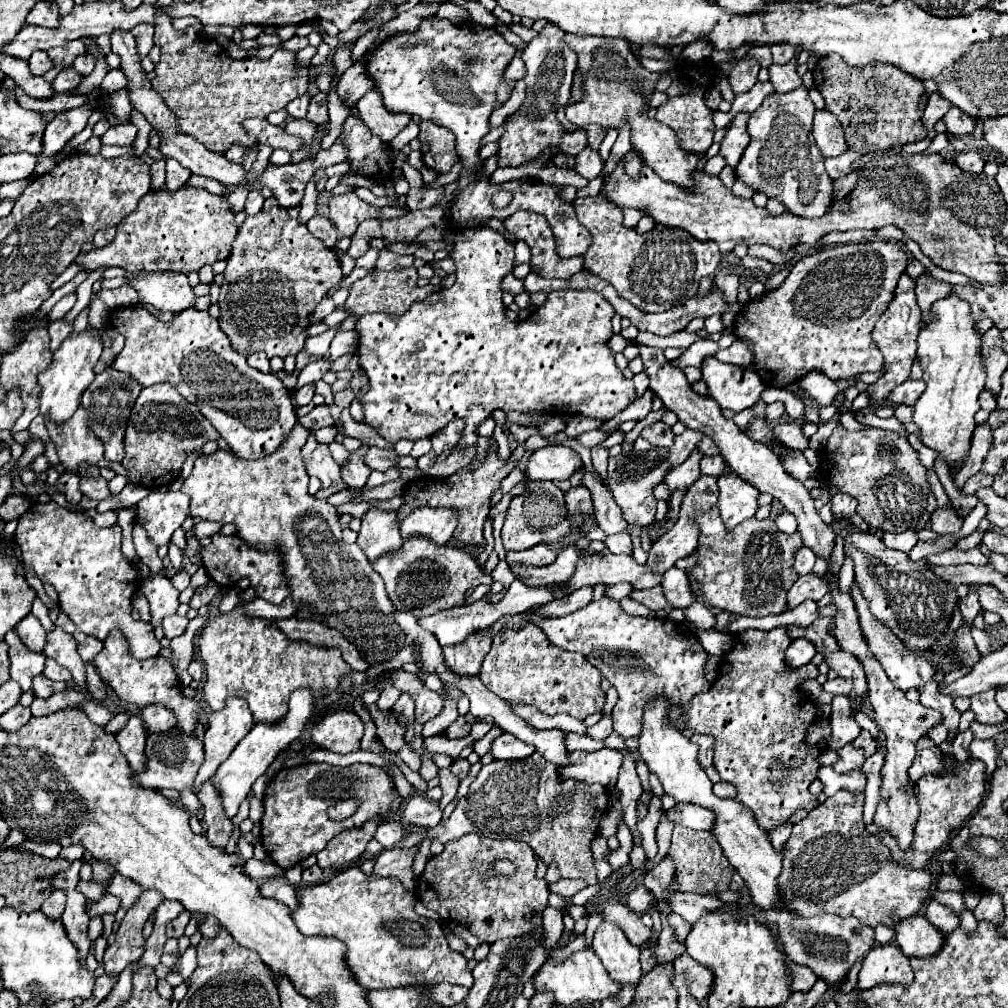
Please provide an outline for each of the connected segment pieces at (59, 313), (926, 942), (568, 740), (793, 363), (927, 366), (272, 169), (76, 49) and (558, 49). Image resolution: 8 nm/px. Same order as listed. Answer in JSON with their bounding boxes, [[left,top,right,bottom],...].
[[49,292,77,322],[895,916,945,958],[565,732,603,752],[735,240,907,388],[913,292,985,468],[253,142,347,208],[47,40,87,68],[497,24,587,166]]

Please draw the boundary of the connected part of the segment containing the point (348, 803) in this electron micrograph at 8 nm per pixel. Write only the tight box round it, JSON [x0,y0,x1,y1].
[329,800,357,820]

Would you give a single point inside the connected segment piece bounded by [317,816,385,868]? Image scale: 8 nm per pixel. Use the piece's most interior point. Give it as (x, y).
(347, 846)

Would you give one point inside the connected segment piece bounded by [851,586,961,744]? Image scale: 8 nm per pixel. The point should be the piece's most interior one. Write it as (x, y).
(906, 670)

